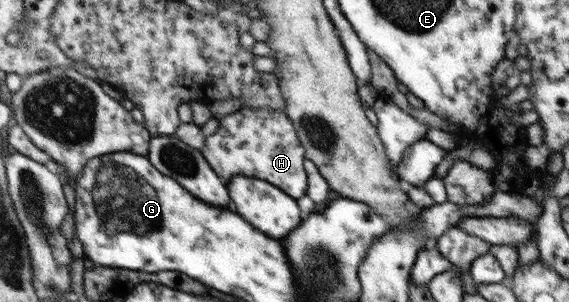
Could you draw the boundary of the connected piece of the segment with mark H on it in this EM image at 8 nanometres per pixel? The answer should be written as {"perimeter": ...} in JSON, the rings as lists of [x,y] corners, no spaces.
{"perimeter":[[[241,107],[237,112],[218,119],[216,131],[204,140],[200,154],[225,183],[234,176],[253,176],[280,188],[296,201],[308,189],[304,169],[304,148],[288,115],[269,107]]]}

